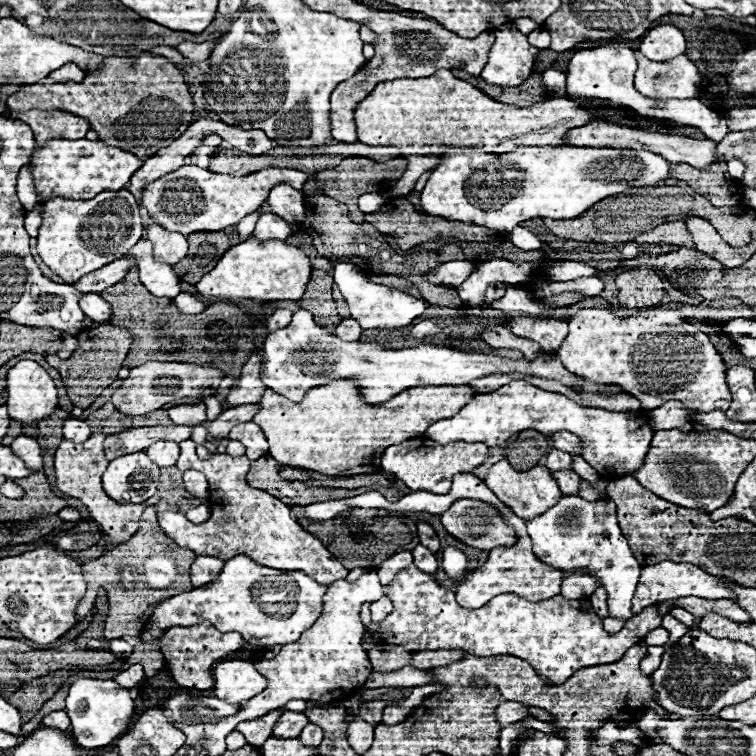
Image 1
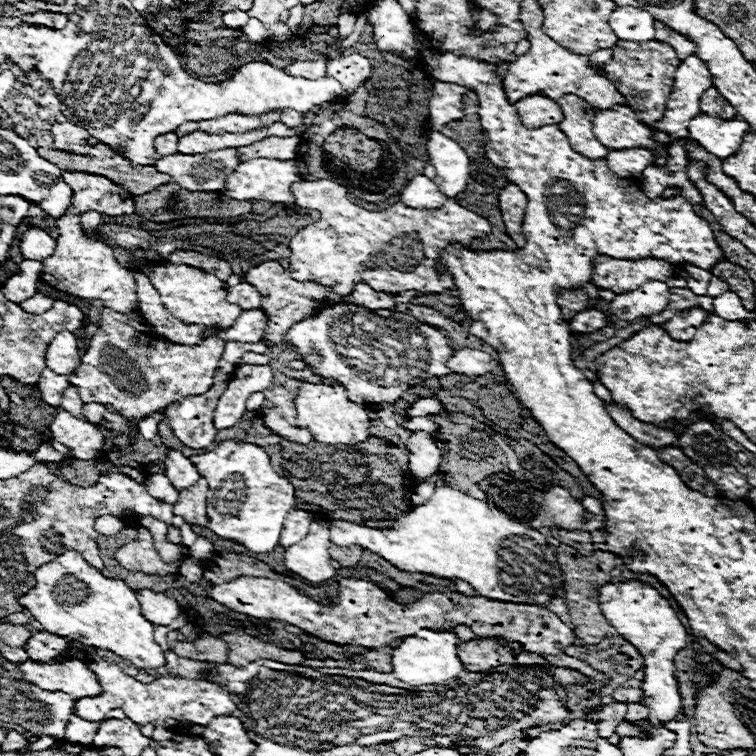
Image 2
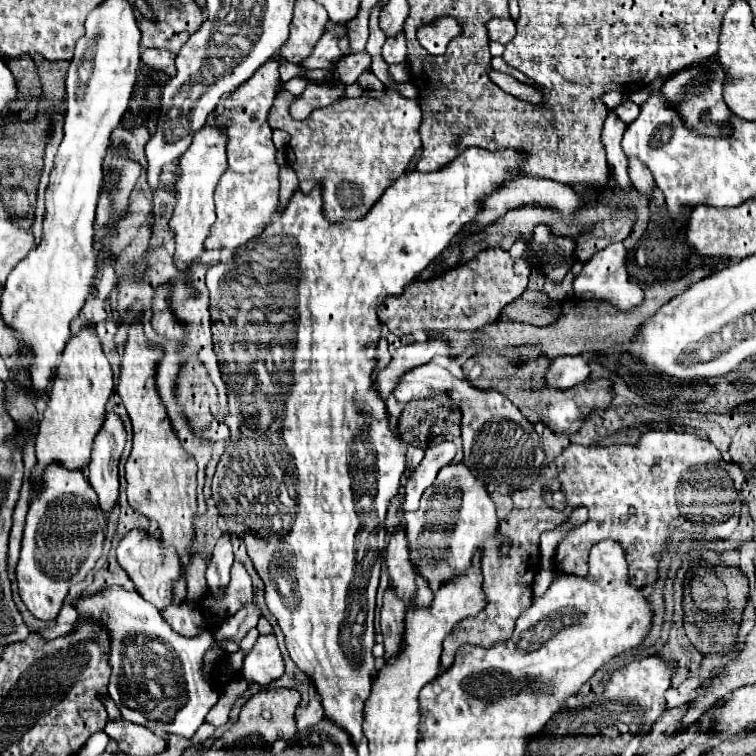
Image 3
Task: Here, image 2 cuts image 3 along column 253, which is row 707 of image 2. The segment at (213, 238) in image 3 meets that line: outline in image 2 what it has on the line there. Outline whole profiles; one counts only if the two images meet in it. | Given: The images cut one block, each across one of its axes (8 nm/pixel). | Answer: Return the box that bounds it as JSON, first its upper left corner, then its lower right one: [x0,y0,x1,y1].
[76,649,238,732]

